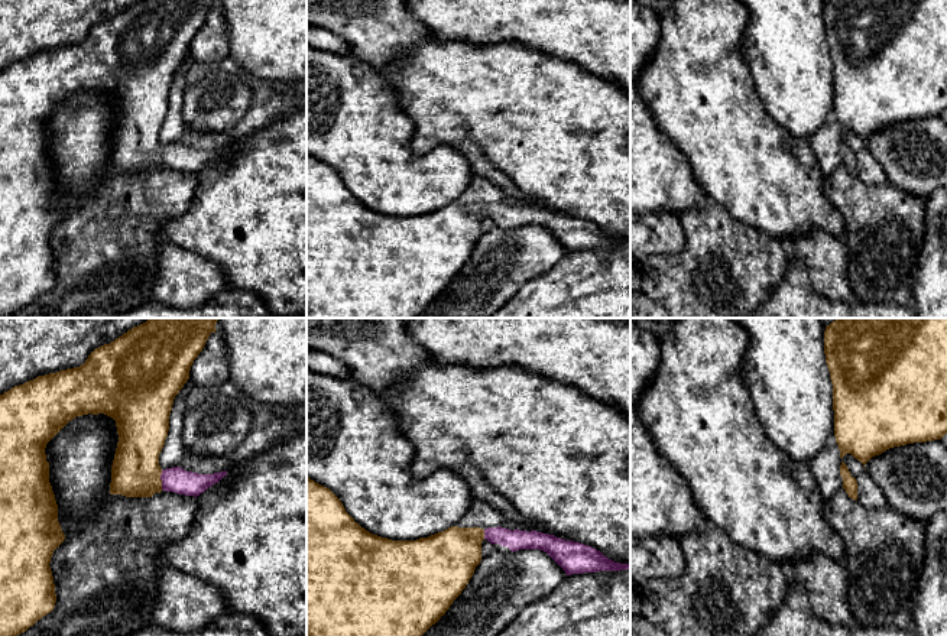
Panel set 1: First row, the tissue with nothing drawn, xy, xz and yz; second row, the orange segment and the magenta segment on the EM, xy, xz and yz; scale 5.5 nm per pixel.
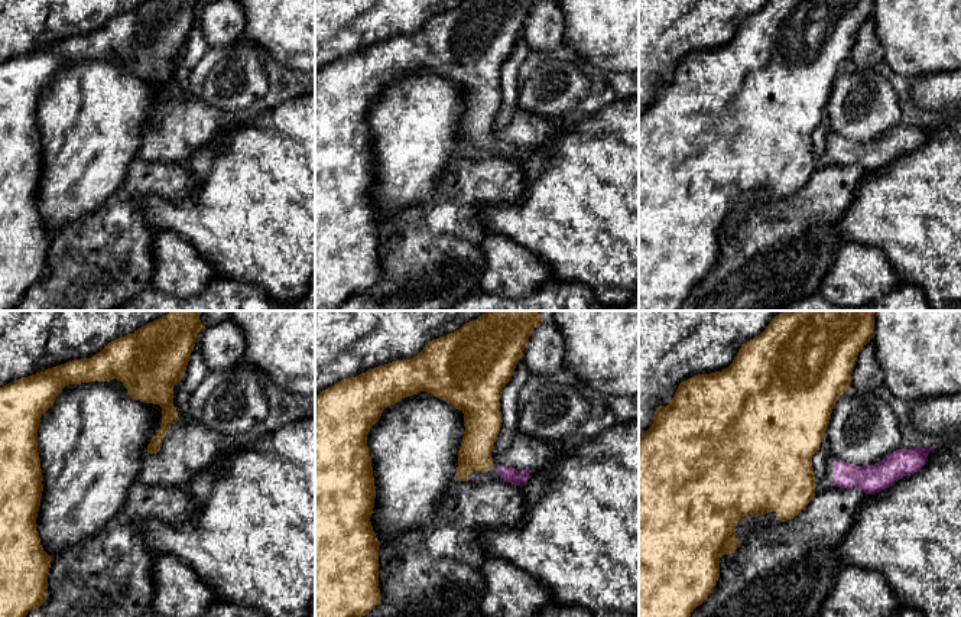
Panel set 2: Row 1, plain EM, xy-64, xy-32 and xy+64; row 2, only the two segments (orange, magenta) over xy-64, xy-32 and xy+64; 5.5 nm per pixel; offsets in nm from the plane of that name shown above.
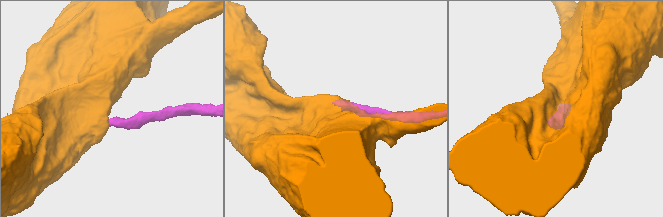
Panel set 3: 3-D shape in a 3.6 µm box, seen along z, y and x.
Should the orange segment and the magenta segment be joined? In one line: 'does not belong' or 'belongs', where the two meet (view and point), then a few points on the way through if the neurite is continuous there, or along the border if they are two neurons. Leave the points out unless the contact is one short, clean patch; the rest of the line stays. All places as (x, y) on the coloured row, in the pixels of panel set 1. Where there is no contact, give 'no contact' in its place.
belongs; meets orange in xy at (161, 480); runs through xy (135, 473), (161, 480), (178, 480)

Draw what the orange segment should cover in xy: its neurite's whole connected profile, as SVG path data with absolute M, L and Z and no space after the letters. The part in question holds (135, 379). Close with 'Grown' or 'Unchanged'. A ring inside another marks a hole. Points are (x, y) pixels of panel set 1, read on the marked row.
M149 318L110 344L91 351L80 367L38 376L0 395L0 636L26 632L51 613L56 603L49 564L65 535L58 522L58 504L49 483L45 448L69 421L88 413L104 413L116 421L119 442L111 465L110 494L152 497L165 490L197 497L227 476L227 471L198 474L181 467L162 470L159 465L173 399L189 379L191 366L210 334L217 331L217 321L218 318Z. Grown

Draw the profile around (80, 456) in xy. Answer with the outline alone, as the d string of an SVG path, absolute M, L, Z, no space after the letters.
M88 413L69 421L46 444L49 483L65 536L88 523L107 502L117 442L116 421Z

